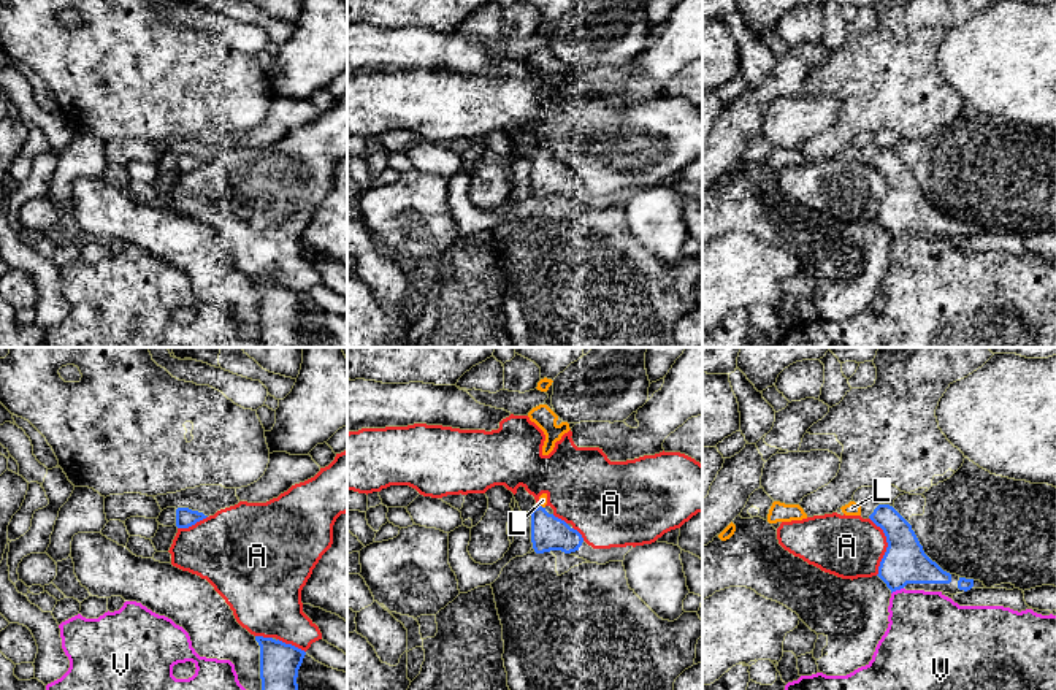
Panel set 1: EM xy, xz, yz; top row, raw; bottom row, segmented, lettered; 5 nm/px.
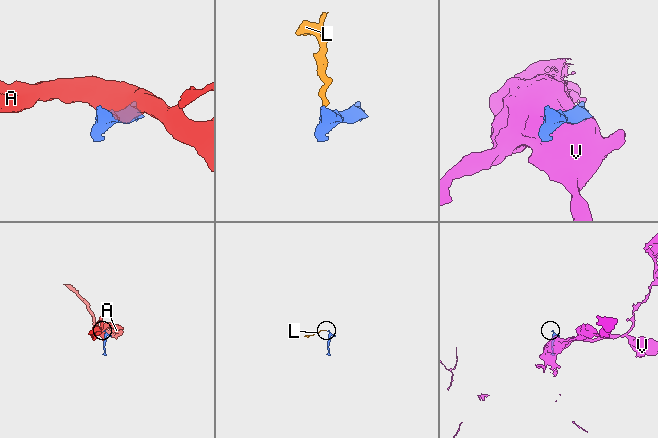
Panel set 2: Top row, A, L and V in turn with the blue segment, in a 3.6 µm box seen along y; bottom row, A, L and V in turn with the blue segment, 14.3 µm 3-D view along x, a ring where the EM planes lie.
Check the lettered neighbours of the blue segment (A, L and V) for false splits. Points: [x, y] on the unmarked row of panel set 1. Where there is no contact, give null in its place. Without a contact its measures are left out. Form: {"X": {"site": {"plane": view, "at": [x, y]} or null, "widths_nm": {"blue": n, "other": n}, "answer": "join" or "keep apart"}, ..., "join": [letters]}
{"A": {"site": {"plane": "yz", "at": [888, 191]}, "widths_nm": {"blue": 220, "other": 320}, "answer": "keep apart"}, "L": {"site": {"plane": "xz", "at": [541, 151]}, "widths_nm": {"blue": 180, "other": 50}, "answer": "join"}, "V": {"site": {"plane": "yz", "at": [896, 233]}, "widths_nm": {"blue": 220, "other": 380}, "answer": "keep apart"}, "join": ["L"]}

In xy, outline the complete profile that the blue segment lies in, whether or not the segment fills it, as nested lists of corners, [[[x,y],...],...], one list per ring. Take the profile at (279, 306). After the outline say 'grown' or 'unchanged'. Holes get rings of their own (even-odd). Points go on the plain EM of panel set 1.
[[[255,281],[255,286],[260,290],[262,341],[268,347],[301,347],[297,322],[306,297],[273,282]]]; unchanged

